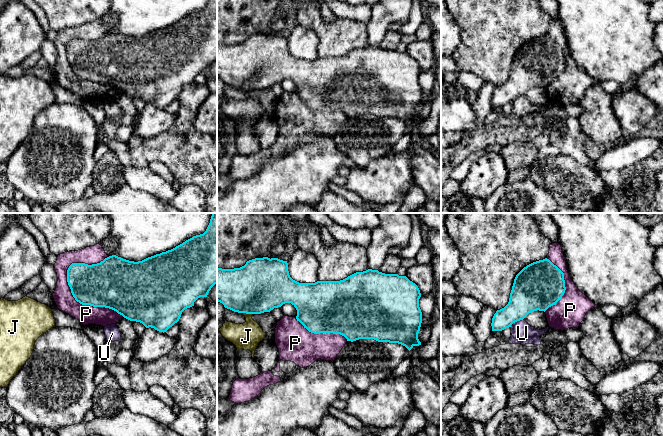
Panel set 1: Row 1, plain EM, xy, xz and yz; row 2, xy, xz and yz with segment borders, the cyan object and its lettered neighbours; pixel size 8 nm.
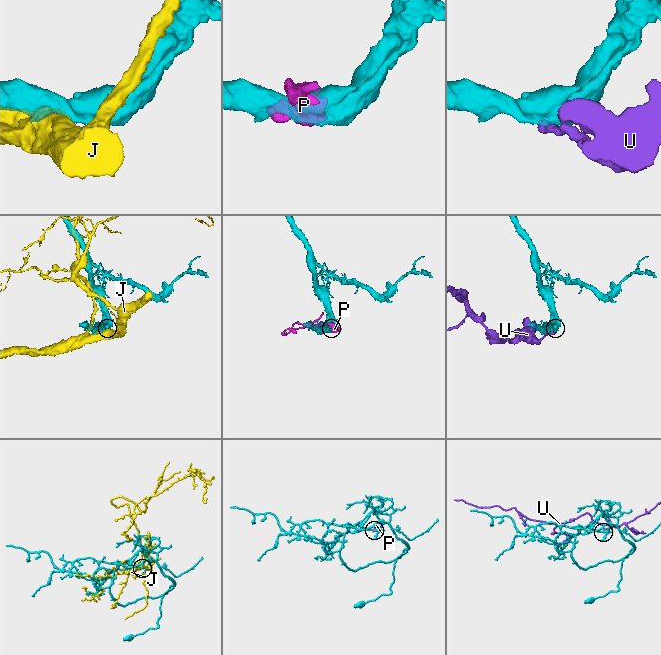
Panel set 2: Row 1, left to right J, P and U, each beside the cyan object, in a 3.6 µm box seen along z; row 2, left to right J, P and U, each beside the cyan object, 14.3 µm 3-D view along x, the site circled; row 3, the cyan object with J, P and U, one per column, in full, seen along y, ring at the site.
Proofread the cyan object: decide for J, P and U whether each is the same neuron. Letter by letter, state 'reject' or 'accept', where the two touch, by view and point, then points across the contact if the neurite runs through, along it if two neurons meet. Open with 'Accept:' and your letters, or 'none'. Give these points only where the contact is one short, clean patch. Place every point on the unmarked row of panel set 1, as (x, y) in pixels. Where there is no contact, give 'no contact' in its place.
Accept: none
J: reject; contact xz (248, 89)
P: reject; contact xy (83, 80)
U: reject; contact yz (516, 97); border yz (523, 94), (515, 97), (510, 103)

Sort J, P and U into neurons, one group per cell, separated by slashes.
J / P / U

